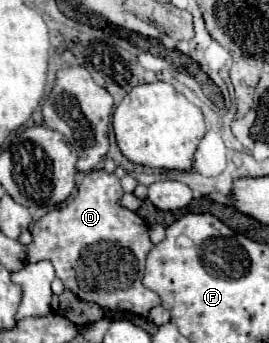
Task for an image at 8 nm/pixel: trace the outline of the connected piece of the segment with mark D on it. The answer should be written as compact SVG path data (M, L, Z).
M102 169L86 173L84 181L78 185L78 195L70 203L48 211L42 219L36 221L32 229L32 243L28 245L28 261L50 261L54 265L56 277L82 301L92 301L104 309L128 311L146 317L152 307L160 305L160 297L142 285L144 261L154 245L150 241L146 221L138 213L120 207L118 201L122 195L124 191L120 187L120 179L114 173L110 175Z

